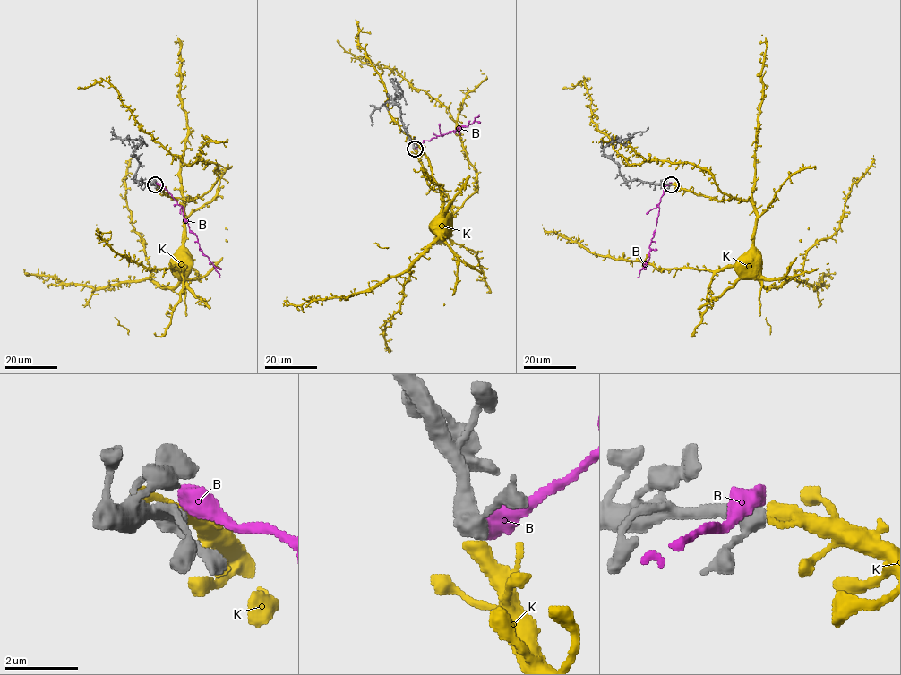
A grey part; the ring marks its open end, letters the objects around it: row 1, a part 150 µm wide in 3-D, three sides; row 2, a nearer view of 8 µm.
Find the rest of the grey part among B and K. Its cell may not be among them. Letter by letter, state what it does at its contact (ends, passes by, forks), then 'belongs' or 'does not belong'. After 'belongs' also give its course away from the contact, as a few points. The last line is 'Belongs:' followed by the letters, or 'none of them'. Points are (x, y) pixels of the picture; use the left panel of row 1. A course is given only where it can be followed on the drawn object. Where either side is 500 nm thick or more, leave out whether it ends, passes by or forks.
B: does not belong
K: belongs
Belongs: K

